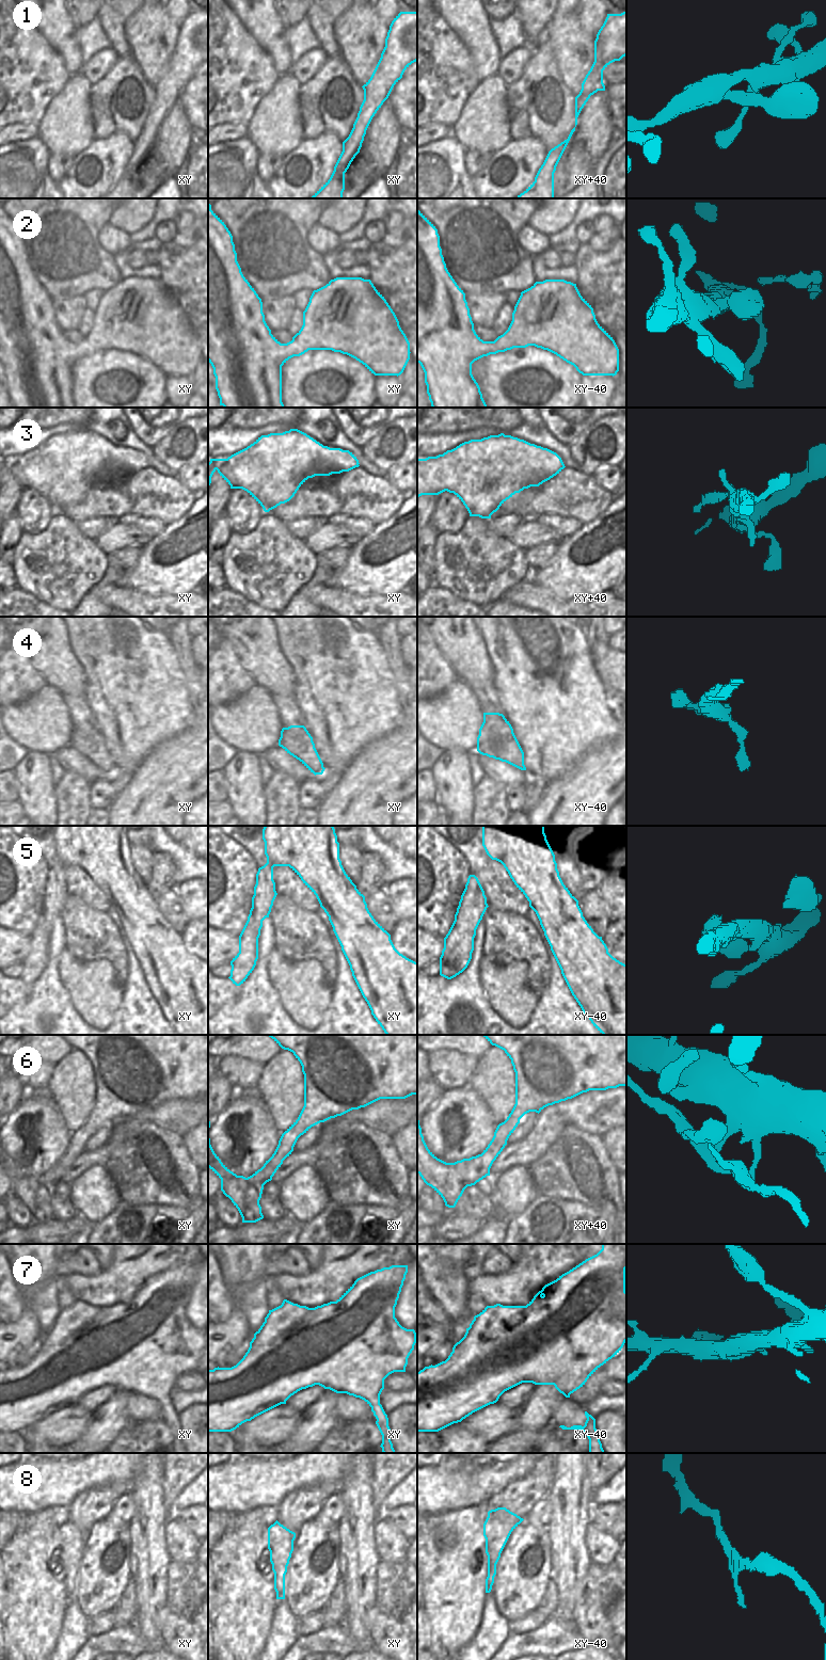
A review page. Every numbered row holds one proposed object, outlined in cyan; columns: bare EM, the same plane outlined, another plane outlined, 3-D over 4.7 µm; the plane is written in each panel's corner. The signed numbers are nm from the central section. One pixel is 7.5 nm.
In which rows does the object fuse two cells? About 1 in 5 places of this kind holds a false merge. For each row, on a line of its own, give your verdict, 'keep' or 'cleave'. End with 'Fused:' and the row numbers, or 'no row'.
1: keep
2: keep
3: keep
4: keep
5: keep
6: cleave
7: cleave
8: keep
Fused: 6, 7

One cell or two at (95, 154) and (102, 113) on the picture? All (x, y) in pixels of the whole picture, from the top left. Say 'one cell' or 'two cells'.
two cells

